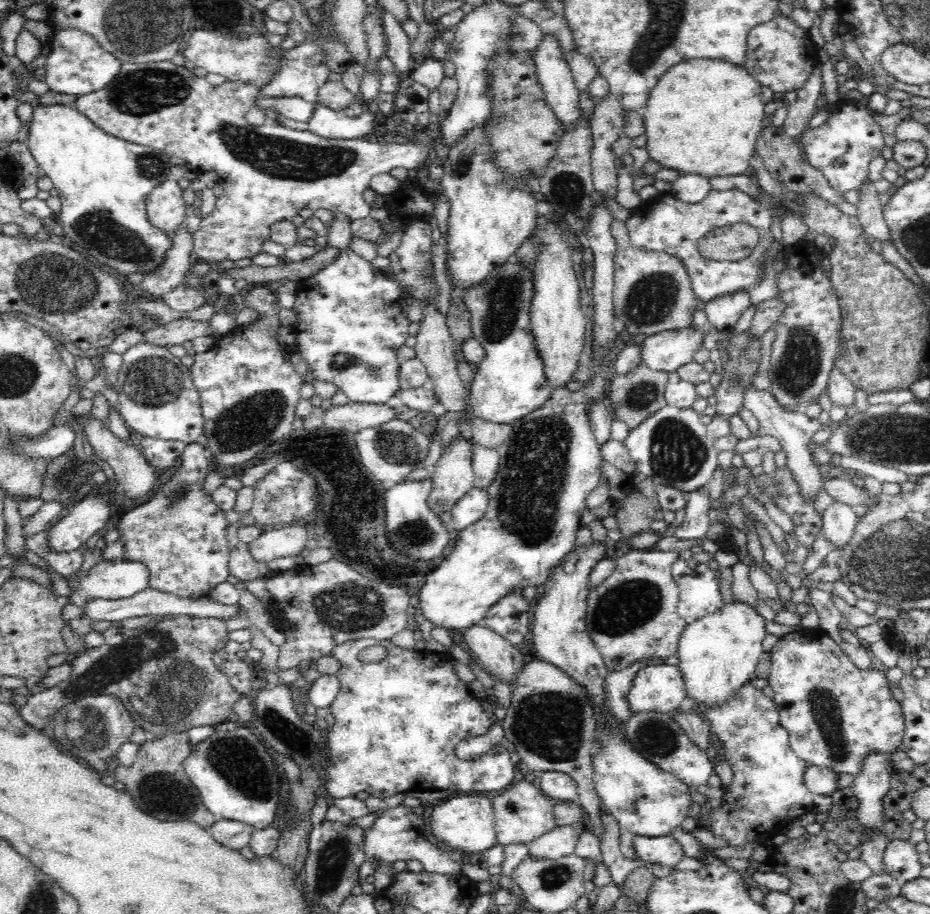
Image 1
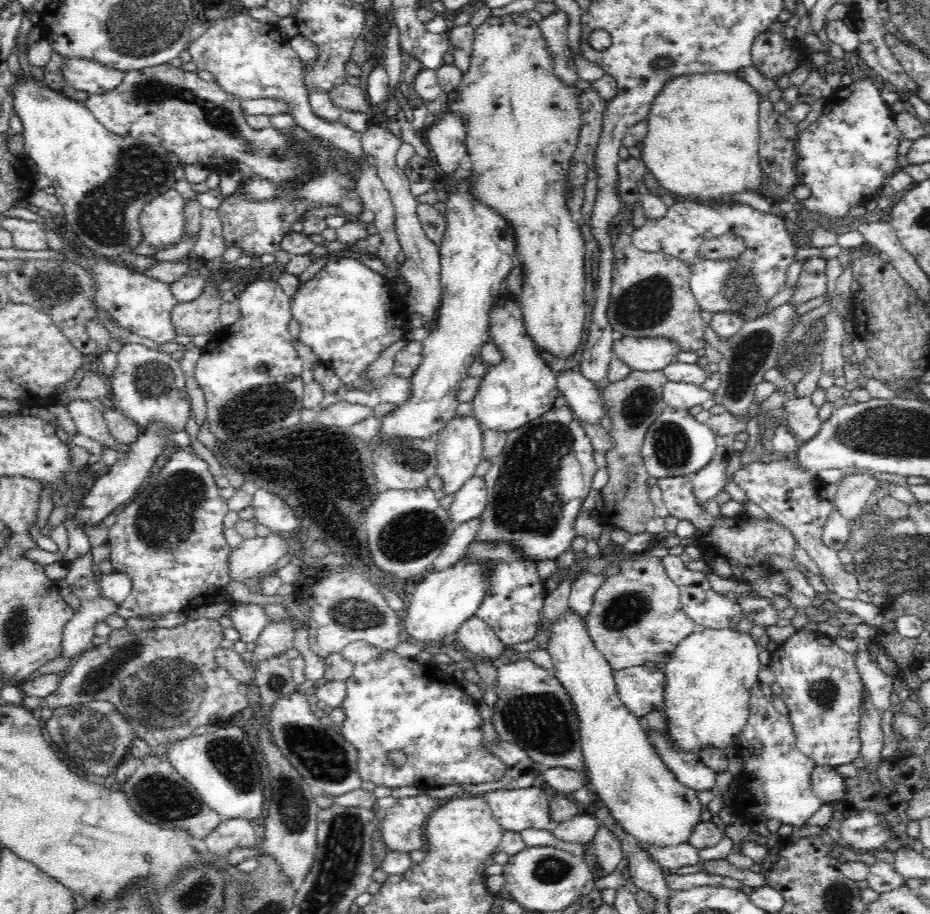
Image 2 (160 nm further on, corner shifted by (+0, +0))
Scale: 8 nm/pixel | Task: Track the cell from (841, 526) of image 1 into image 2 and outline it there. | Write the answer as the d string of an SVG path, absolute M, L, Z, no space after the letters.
M846 471L838 483L838 492L831 502L833 509L838 510L838 513L848 519L848 522L859 517L872 492L884 486L884 483L875 478L872 472Z

